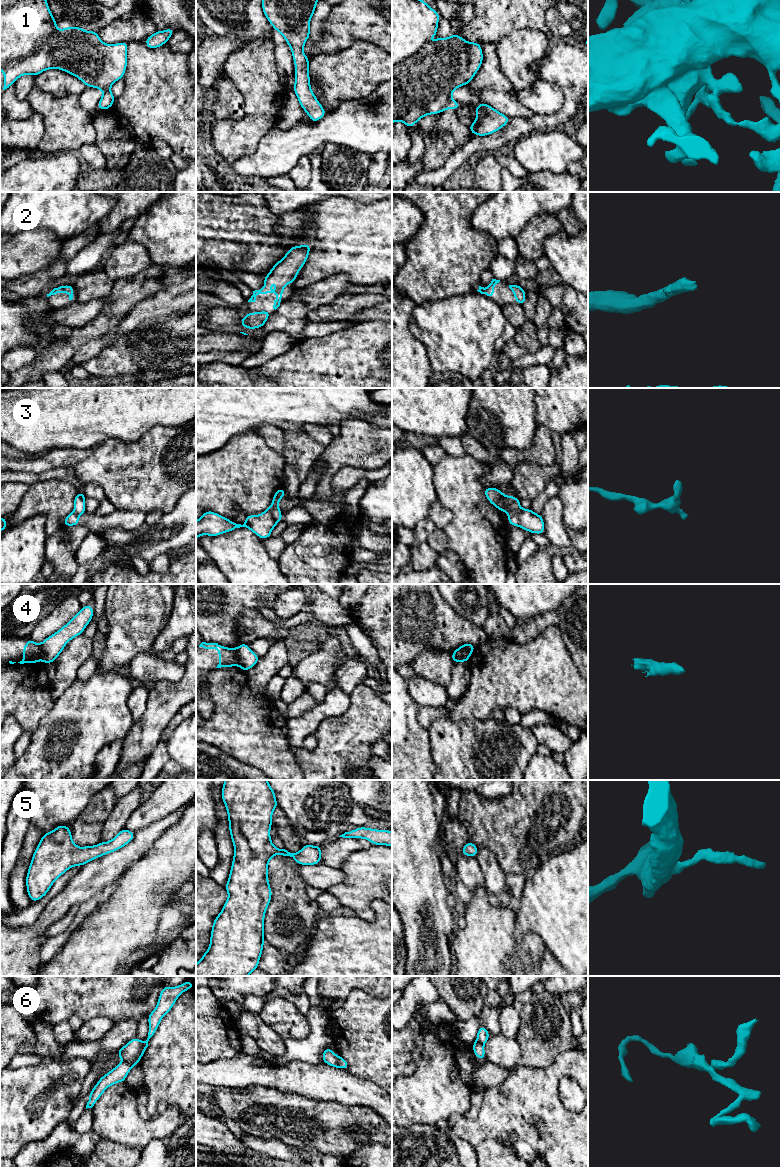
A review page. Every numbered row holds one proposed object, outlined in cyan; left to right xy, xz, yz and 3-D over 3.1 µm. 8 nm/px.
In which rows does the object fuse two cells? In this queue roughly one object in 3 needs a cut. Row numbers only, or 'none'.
3, 4, 6

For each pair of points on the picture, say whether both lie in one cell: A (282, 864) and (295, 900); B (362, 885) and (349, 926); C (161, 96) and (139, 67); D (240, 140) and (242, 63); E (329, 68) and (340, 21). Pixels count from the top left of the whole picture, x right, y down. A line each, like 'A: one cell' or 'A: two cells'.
A: one cell
B: two cells
C: one cell
D: one cell
E: two cells

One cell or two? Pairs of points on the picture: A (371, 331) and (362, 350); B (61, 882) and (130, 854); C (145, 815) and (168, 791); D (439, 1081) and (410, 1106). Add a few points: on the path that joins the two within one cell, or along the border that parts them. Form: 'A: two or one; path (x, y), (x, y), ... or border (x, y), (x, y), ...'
A: one; path (371, 336), (371, 341), (367, 345)
B: two; border (81, 866), (55, 896)
C: one; path (151, 809), (163, 797)
D: one; path (432, 1088), (422, 1098), (417, 1099)

